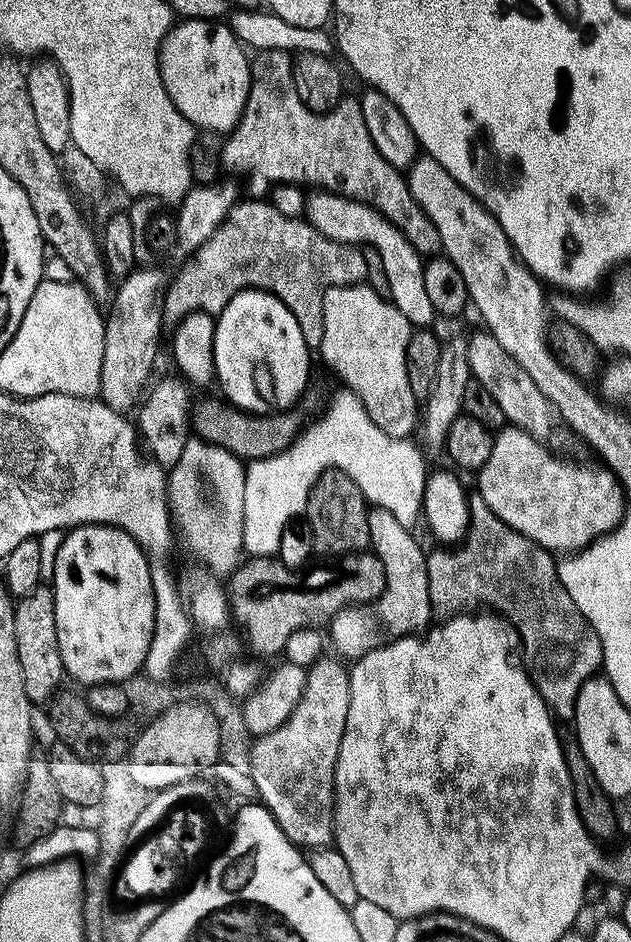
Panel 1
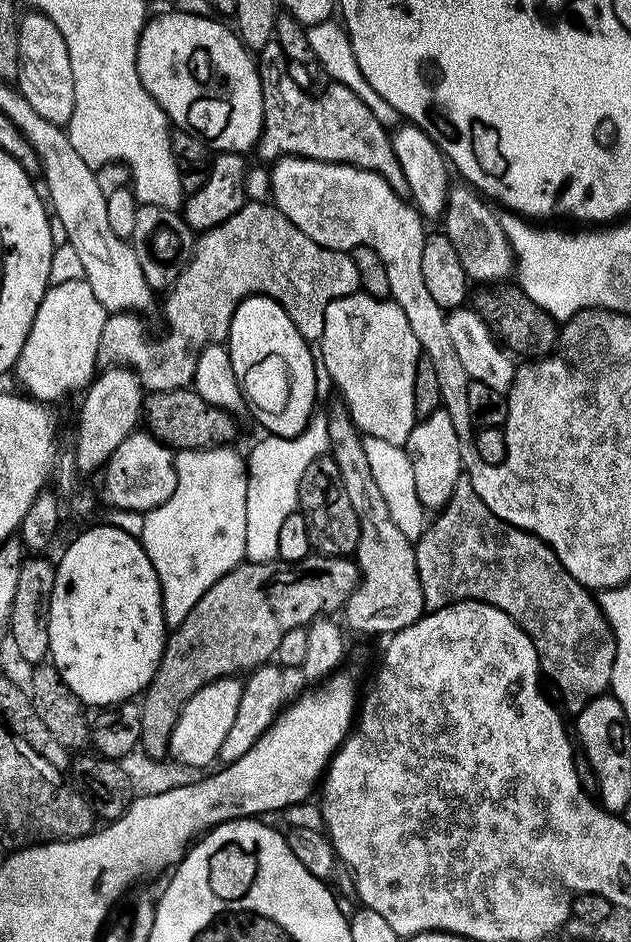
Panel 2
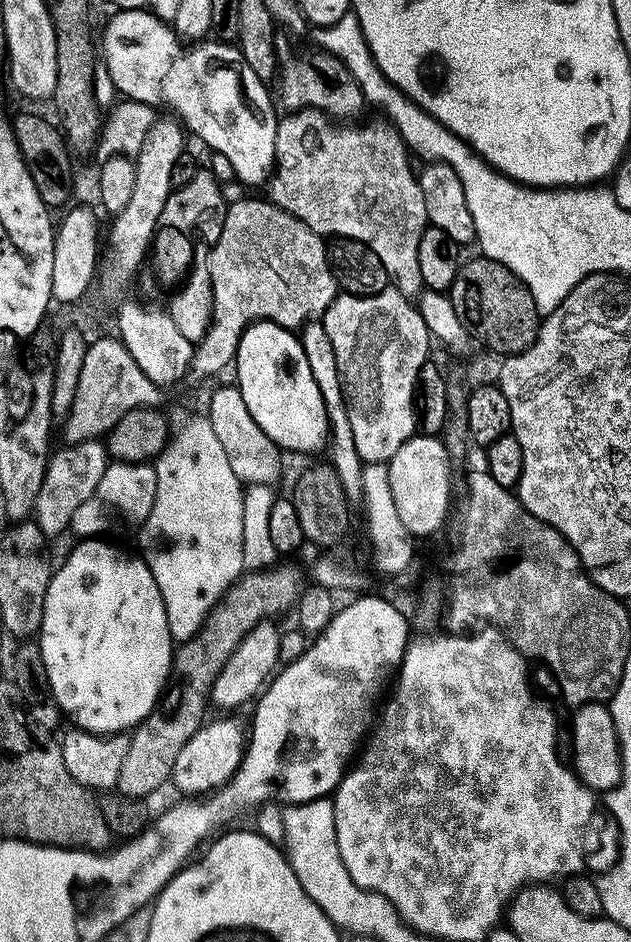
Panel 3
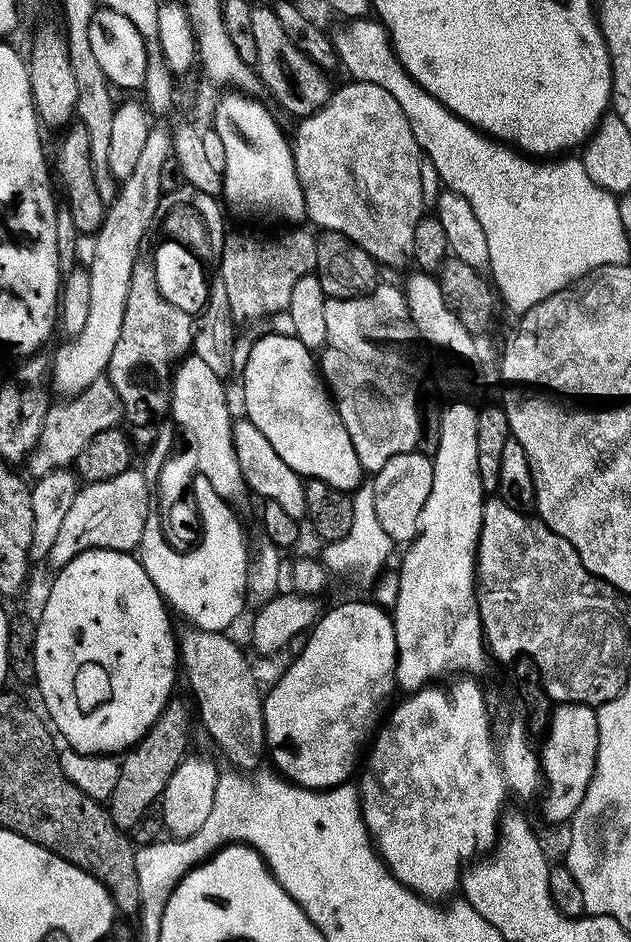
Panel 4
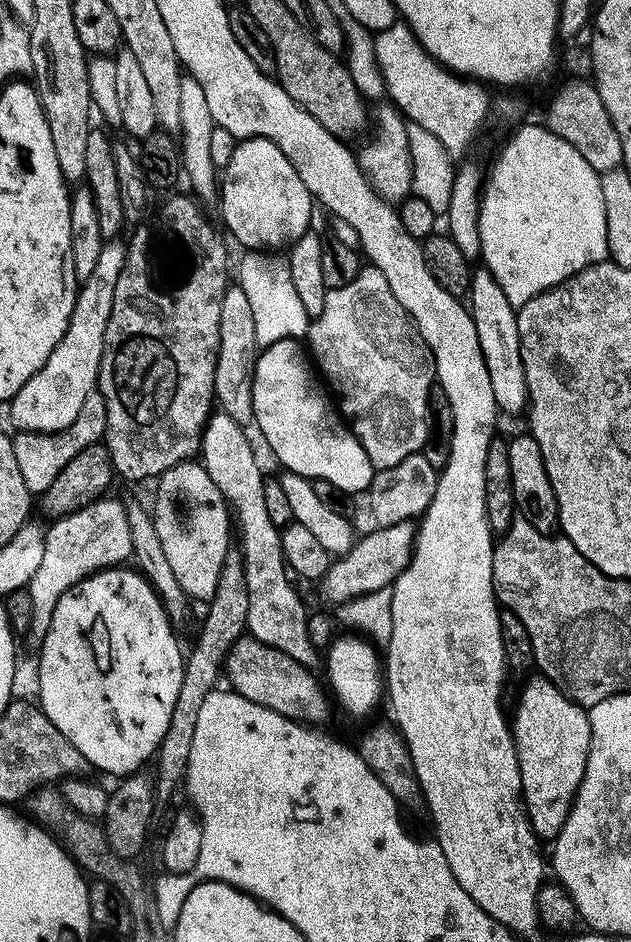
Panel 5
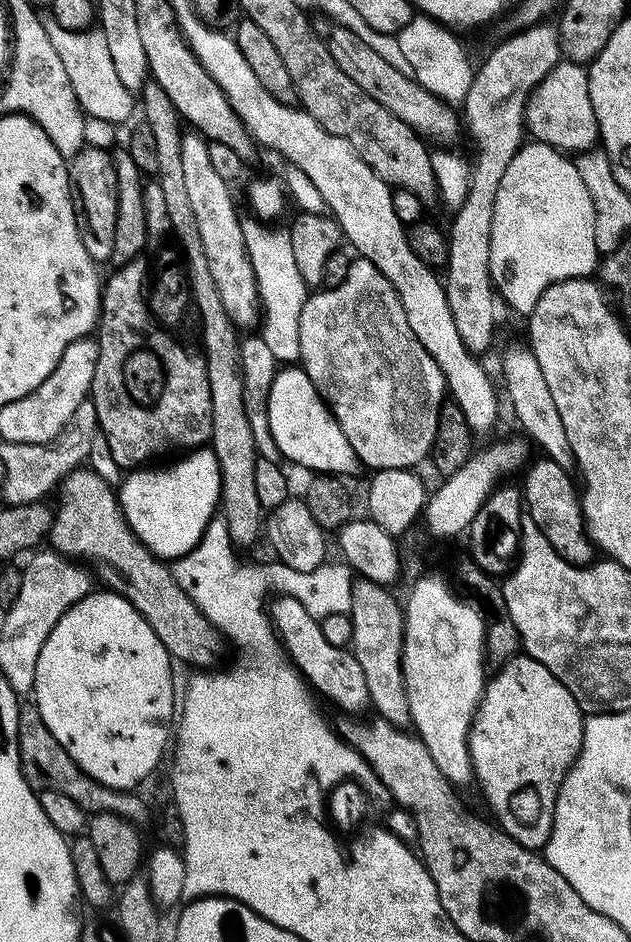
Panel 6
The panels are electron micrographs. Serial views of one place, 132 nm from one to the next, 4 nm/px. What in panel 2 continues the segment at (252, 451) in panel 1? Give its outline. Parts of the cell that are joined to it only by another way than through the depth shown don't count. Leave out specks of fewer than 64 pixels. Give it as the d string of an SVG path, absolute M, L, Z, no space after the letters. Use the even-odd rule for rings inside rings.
M191 387L148 392L144 398L142 420L147 431L151 432L161 444L181 452L222 448L231 445L232 439L236 436L237 417L218 406L208 404L206 398L202 398Z

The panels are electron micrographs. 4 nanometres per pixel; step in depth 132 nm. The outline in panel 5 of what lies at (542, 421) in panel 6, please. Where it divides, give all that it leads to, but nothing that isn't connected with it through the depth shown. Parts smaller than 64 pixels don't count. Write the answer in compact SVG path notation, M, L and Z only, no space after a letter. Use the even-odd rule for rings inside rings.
M477 267L472 274L470 285L470 311L474 330L478 330L478 346L486 358L486 370L490 374L490 386L494 389L494 402L501 413L523 413L528 406L526 370L522 370L522 350L518 338L517 309L510 306L502 286L488 268Z

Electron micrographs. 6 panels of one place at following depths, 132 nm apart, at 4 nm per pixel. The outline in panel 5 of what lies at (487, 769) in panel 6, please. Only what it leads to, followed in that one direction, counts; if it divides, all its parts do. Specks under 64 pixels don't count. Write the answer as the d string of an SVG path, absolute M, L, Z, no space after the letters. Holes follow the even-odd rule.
M532 674L523 684L516 713L510 716L510 727L524 787L524 811L528 813L537 837L541 841L552 842L566 822L568 811L572 809L572 799L576 797L584 777L592 731L587 711L563 696L547 676Z

